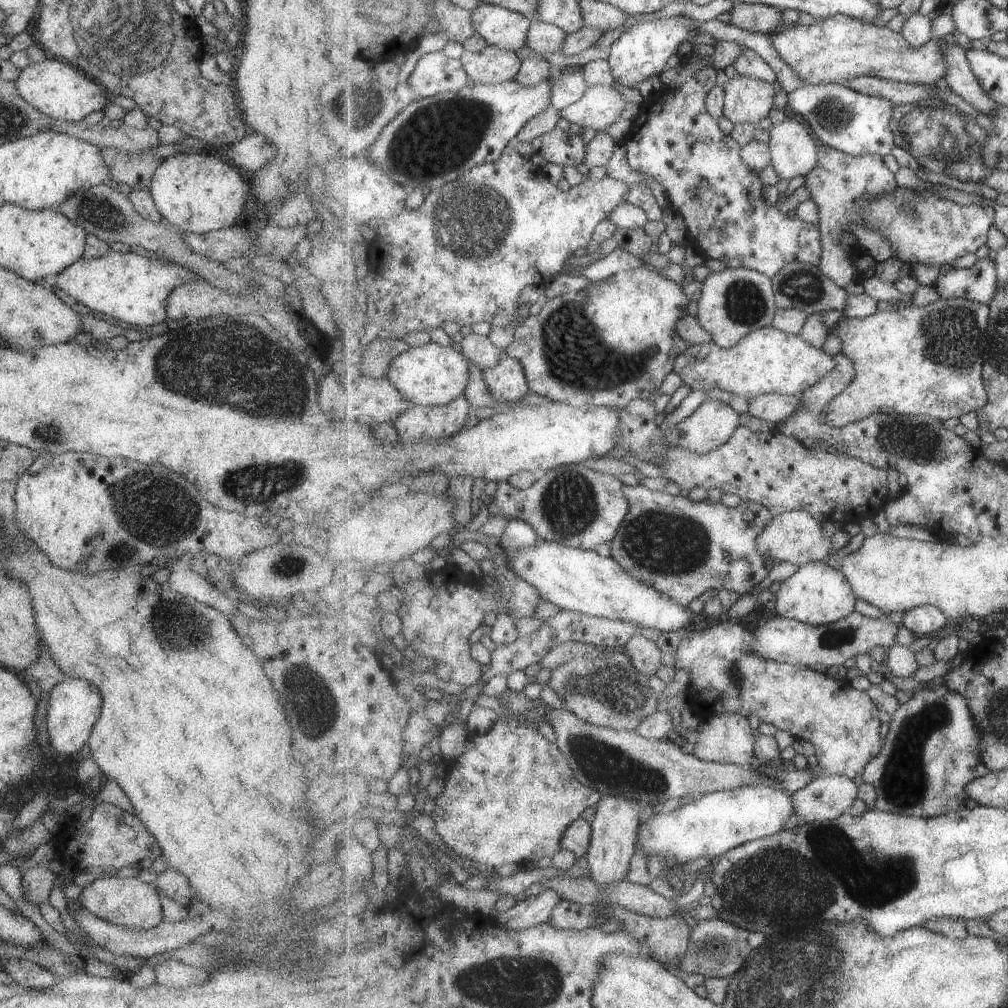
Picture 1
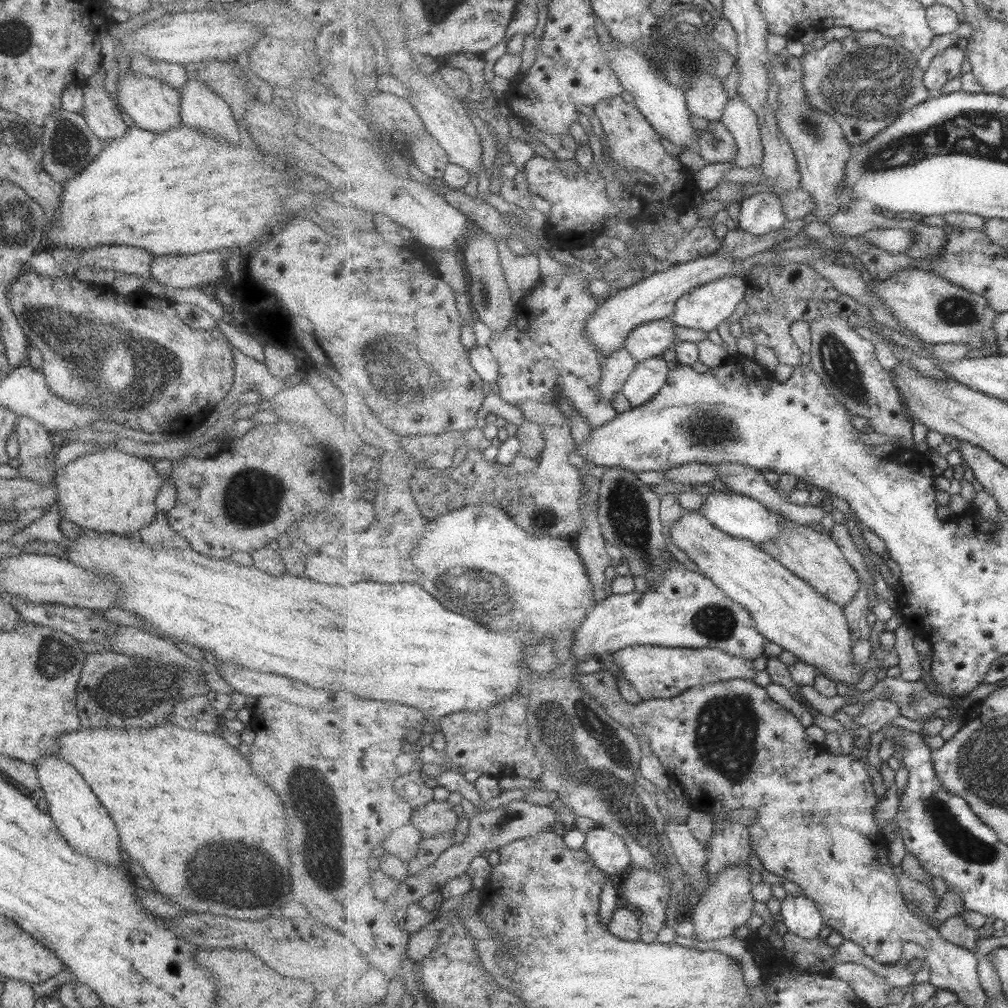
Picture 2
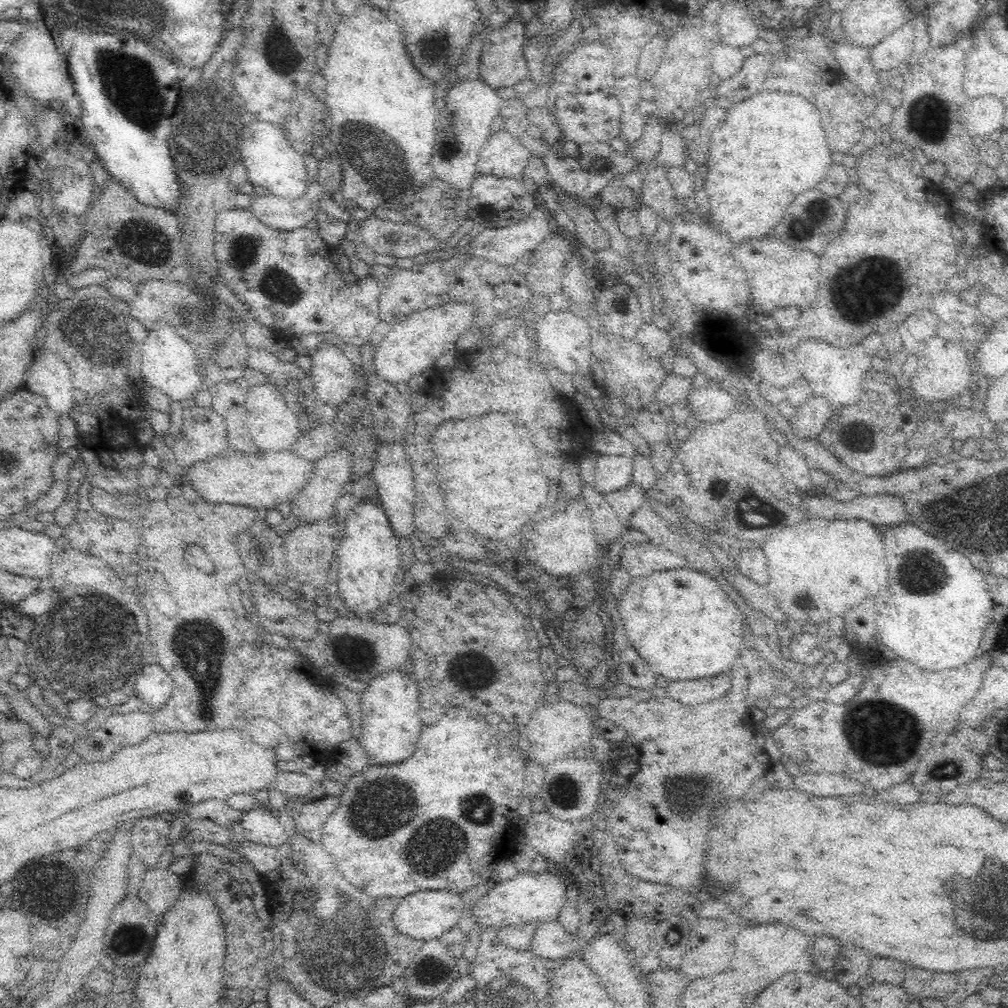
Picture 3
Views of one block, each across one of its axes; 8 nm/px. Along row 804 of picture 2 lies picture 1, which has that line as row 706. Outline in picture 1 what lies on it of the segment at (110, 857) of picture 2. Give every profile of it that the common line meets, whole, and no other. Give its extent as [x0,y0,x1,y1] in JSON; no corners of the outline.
[45,678,101,754]

